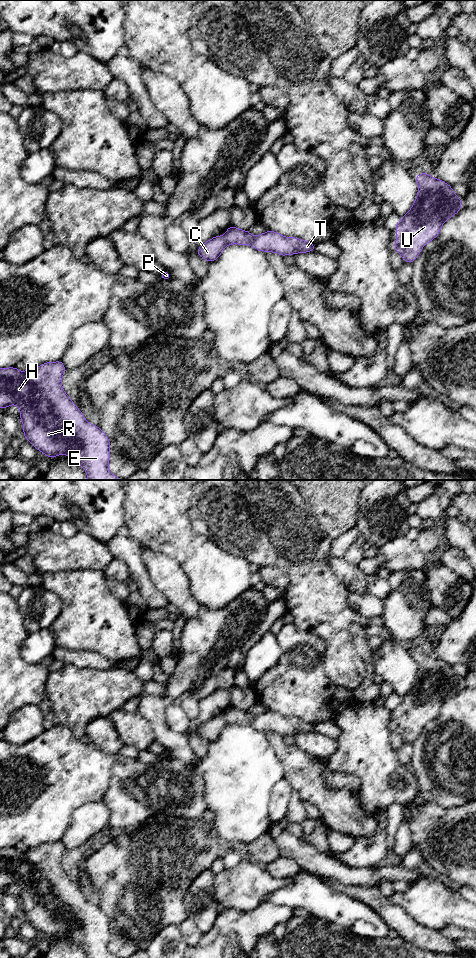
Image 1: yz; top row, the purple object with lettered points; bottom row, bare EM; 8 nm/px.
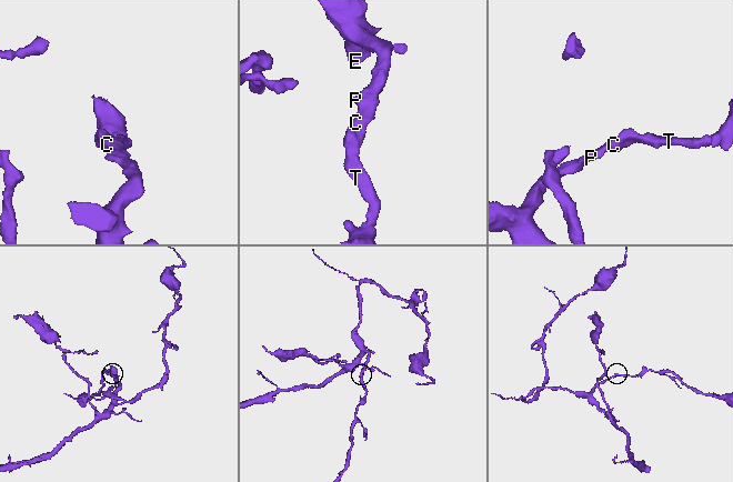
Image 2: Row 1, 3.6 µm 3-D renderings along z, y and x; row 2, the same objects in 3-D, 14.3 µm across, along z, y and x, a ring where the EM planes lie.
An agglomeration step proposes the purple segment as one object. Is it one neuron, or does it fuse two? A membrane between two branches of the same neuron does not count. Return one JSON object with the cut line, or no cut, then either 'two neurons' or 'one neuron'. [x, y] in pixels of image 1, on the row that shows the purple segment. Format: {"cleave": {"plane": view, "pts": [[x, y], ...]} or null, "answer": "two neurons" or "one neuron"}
{"cleave": null, "answer": "one neuron"}

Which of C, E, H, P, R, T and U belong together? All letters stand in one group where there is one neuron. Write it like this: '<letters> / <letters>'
C E H P R T U

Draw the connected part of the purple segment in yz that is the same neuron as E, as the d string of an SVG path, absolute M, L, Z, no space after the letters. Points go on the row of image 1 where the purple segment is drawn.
M46 362L38 367L28 368L21 372L16 367L0 368L0 408L8 408L15 404L20 411L23 423L23 435L37 451L43 452L47 458L68 455L73 462L85 469L87 480L122 480L113 475L108 467L110 460L110 440L100 427L89 423L83 413L74 404L62 388L62 376L66 368L63 362Z

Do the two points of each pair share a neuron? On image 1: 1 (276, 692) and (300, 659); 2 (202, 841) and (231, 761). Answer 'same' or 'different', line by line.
1: same
2: different

